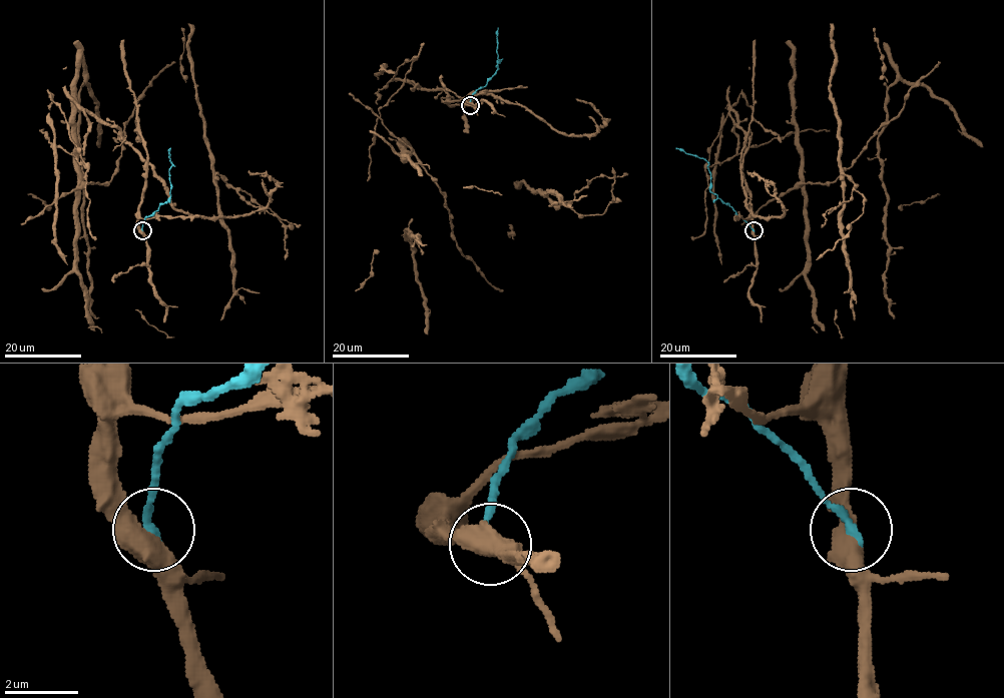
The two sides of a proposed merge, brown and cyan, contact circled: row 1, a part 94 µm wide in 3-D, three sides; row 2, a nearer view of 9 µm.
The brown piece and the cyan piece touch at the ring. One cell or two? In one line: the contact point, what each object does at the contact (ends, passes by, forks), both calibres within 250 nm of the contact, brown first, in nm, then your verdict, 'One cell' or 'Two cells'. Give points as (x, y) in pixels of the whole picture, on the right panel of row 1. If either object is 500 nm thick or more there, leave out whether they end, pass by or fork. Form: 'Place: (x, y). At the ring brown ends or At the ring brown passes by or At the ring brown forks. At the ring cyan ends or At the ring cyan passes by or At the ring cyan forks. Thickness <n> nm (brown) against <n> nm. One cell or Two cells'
Place: (754, 230). Thickness 500 nm (brown) against 240 nm. Two cells

